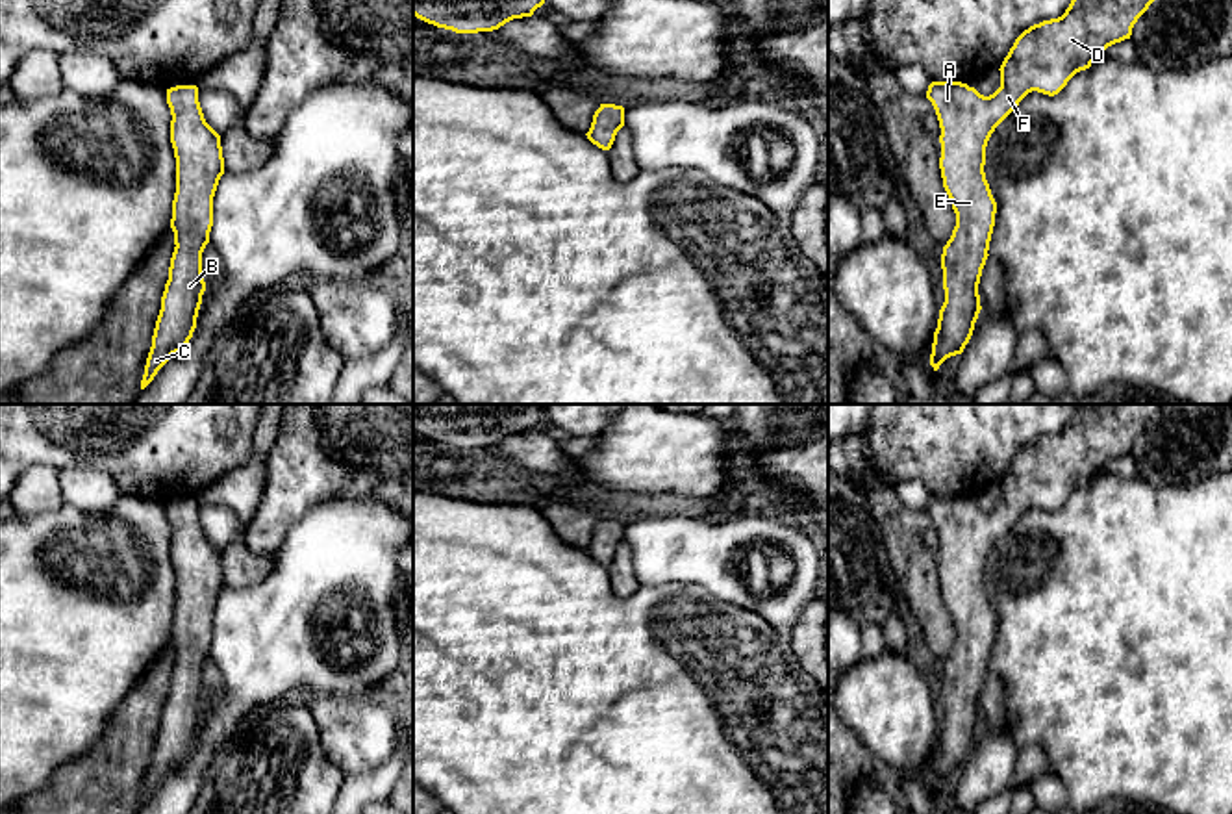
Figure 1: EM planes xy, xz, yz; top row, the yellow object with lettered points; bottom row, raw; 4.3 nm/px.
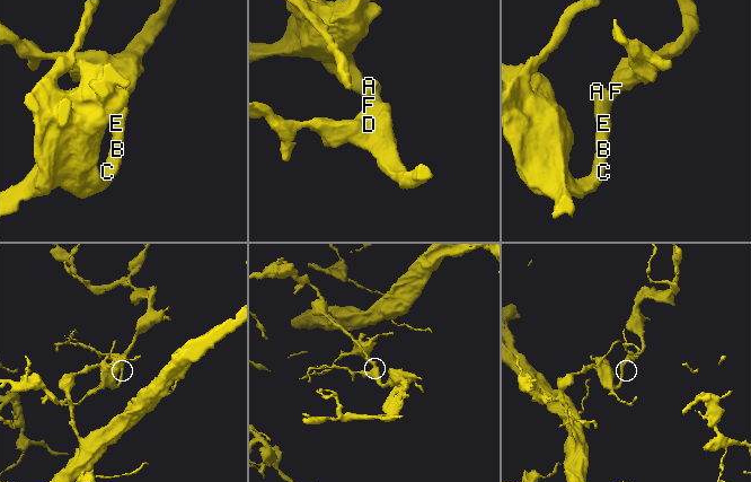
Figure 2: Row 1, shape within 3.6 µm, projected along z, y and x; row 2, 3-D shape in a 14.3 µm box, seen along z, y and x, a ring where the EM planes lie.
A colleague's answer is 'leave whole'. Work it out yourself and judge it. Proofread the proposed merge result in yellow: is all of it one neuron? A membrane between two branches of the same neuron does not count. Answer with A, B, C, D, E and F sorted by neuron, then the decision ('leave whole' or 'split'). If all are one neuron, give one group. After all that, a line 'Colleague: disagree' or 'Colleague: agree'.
groups A B C D E F; leave whole
Colleague: agree

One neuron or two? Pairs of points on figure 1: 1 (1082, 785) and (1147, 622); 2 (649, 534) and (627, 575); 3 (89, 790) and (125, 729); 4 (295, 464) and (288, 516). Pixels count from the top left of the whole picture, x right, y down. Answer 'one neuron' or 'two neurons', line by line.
1: one neuron
2: two neurons
3: one neuron
4: one neuron

